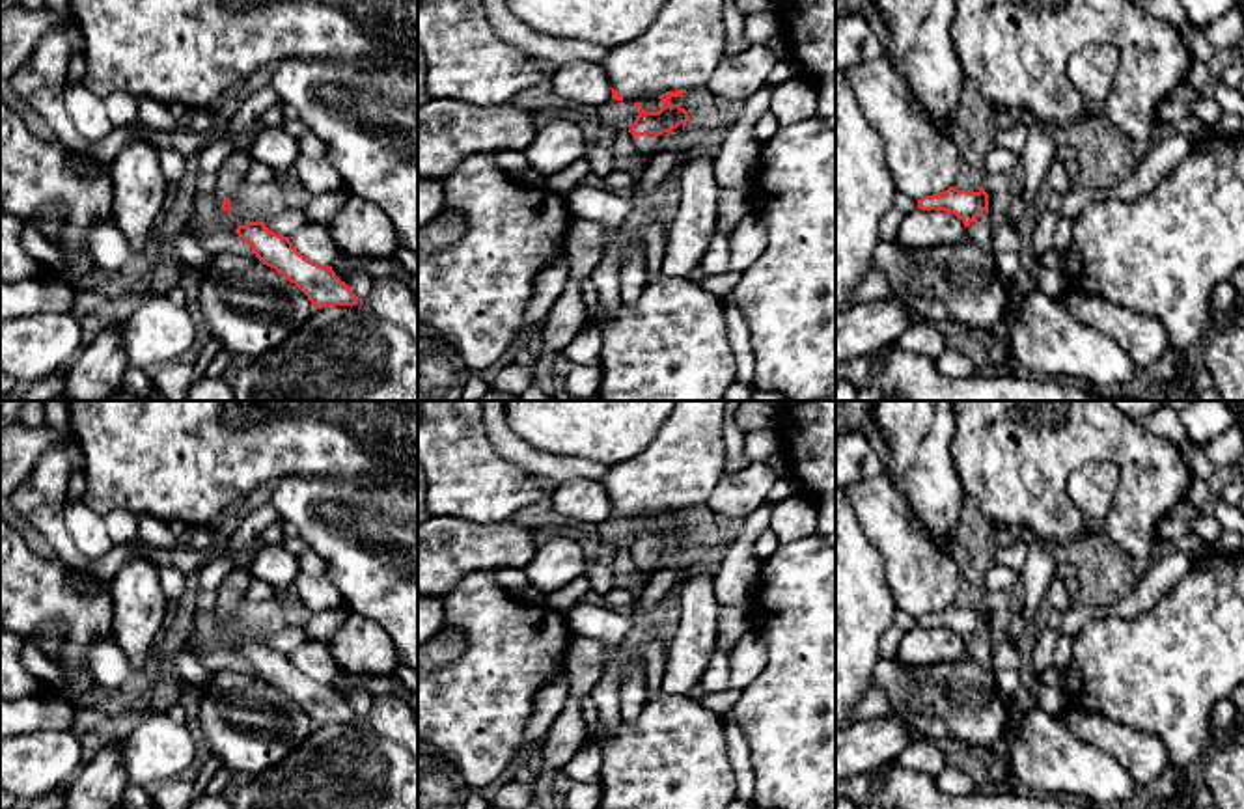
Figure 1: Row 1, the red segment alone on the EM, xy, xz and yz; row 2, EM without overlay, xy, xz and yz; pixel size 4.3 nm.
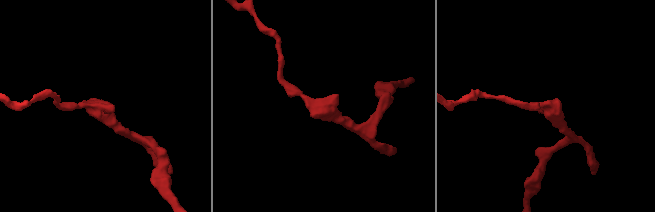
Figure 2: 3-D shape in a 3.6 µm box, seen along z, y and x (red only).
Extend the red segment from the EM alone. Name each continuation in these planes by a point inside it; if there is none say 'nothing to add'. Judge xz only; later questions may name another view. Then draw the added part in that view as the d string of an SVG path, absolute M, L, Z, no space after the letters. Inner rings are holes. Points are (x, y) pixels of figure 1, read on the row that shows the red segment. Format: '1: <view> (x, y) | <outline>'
1: xz (646, 144) | M645 134L634 138L636 147L640 149L640 164L649 160L655 155L655 147L660 136L657 134Z

